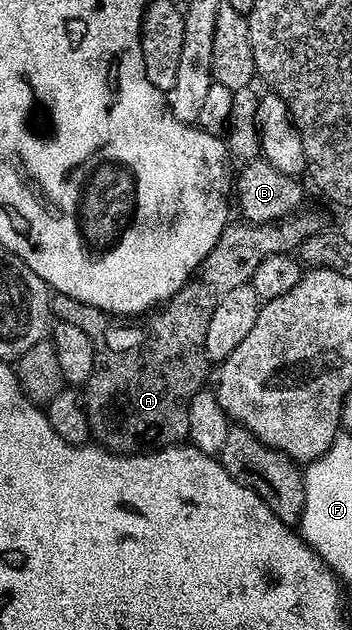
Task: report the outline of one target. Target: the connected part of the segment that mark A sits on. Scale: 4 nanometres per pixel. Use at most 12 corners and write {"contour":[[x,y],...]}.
{"contour":[[319,218],[229,224],[144,326],[51,294],[58,321],[103,334],[81,394],[112,452],[188,441],[209,316]]}

